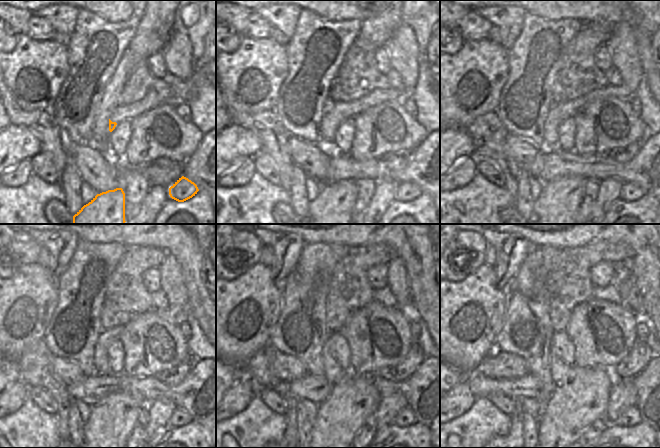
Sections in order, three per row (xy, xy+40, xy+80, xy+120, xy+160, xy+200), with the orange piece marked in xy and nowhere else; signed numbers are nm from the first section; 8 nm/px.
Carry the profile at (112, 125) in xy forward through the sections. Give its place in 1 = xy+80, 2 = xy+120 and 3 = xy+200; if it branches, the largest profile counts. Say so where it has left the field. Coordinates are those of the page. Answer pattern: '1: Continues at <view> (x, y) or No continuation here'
1: Continues at xy+80 (550, 135)
2: Continues at xy+120 (102, 365)
3: Continues at xy+200 (580, 395)

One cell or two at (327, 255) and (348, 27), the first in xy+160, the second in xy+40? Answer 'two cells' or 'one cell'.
one cell

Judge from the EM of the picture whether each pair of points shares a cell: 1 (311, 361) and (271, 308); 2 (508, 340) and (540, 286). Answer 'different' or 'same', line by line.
1: different
2: same

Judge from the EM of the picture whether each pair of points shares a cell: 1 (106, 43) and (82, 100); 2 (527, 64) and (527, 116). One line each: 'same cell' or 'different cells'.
1: same cell
2: same cell

